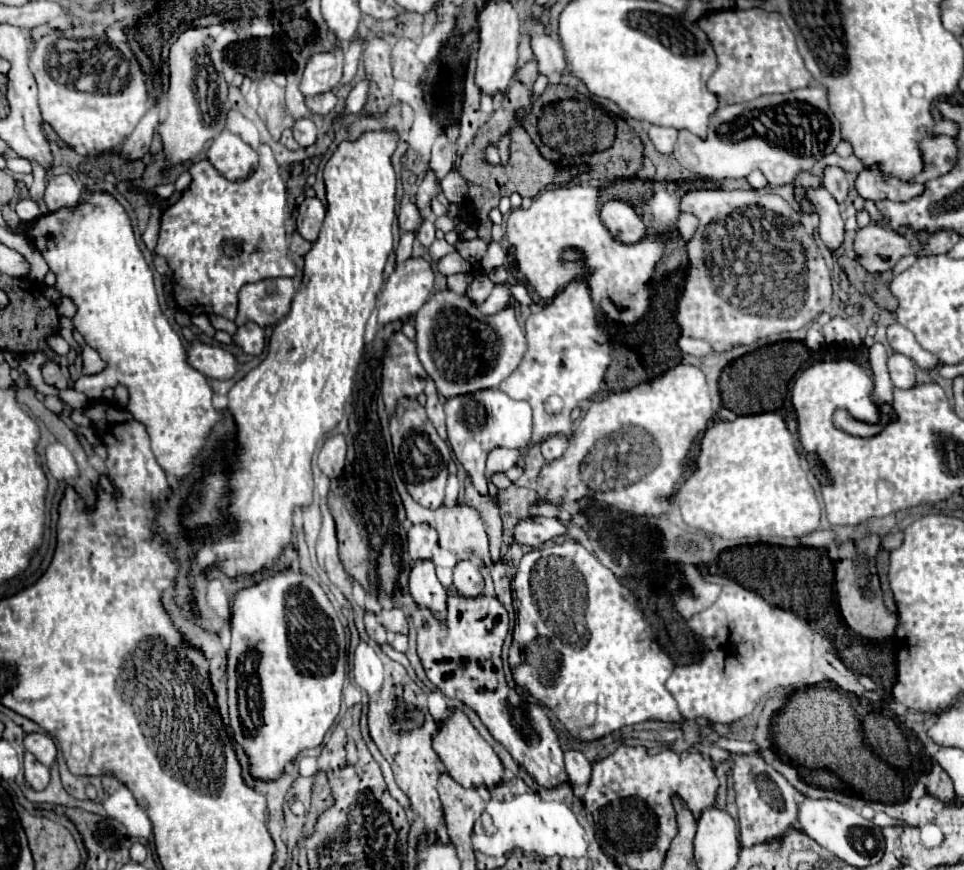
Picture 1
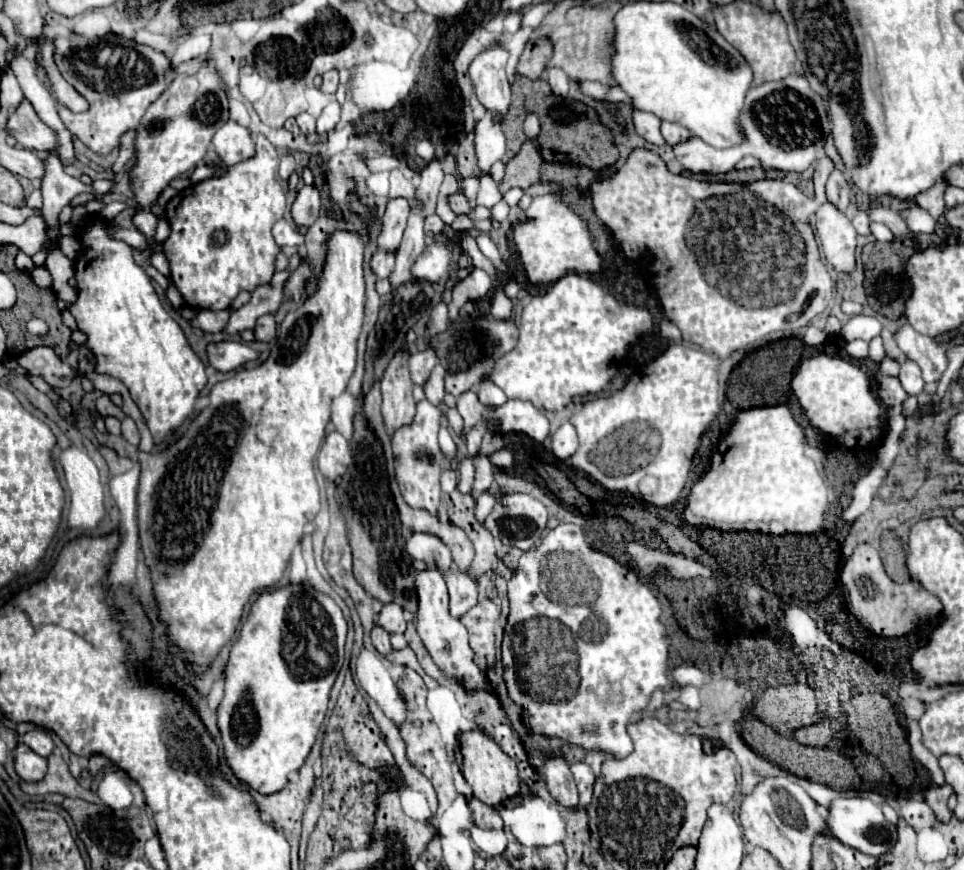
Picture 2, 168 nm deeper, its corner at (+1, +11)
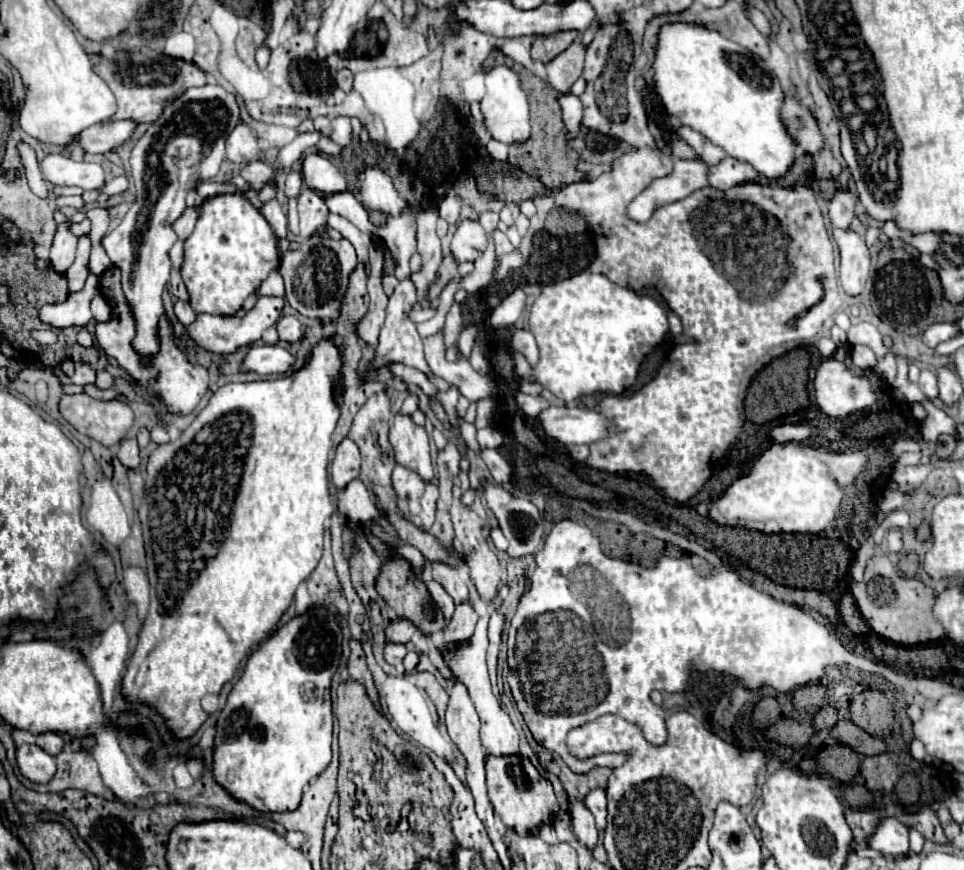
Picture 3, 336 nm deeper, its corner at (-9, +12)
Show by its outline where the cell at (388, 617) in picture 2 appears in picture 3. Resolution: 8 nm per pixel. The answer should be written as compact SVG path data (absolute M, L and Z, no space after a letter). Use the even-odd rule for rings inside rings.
M398 619L398 621L394 621L394 623L390 623L386 627L386 639L390 643L402 643L402 645L406 645L406 643L410 643L410 637L412 637L414 629L416 627L410 621Z

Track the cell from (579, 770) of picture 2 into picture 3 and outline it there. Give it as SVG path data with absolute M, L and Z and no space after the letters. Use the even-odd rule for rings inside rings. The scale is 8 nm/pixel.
M602 789L590 791L586 797L586 807L596 817L596 827L600 831L604 831L604 827L606 827L606 793Z

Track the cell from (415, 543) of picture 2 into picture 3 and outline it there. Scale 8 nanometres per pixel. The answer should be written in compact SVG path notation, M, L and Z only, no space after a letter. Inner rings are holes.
M432 563L432 577L448 591L448 595L454 599L456 605L468 599L468 585L458 573L458 569L448 567L444 563Z

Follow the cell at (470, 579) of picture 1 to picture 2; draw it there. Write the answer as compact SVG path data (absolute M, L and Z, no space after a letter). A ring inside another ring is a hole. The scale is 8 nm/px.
M456 568L444 572L444 580L450 592L450 614L454 618L460 618L478 602L478 582L472 580L468 572Z

